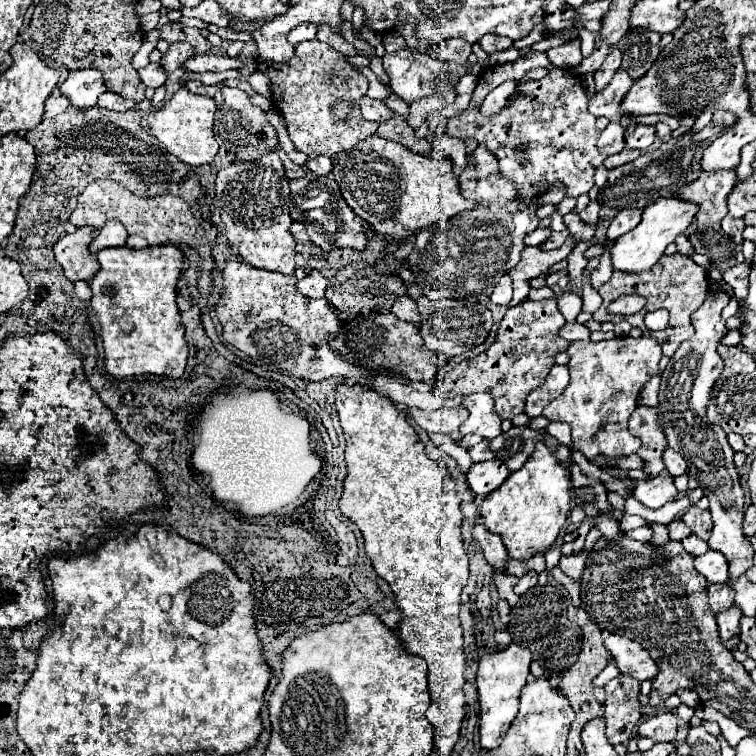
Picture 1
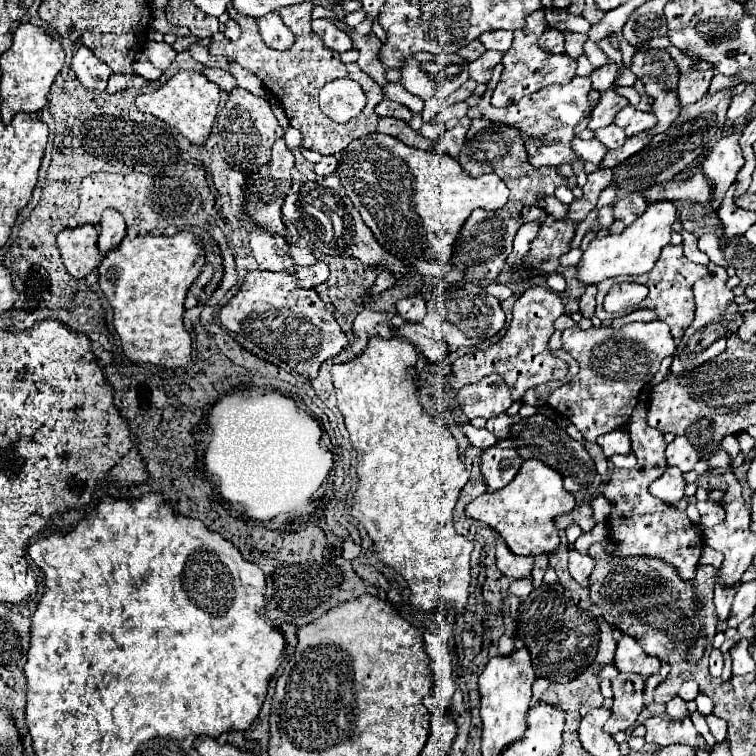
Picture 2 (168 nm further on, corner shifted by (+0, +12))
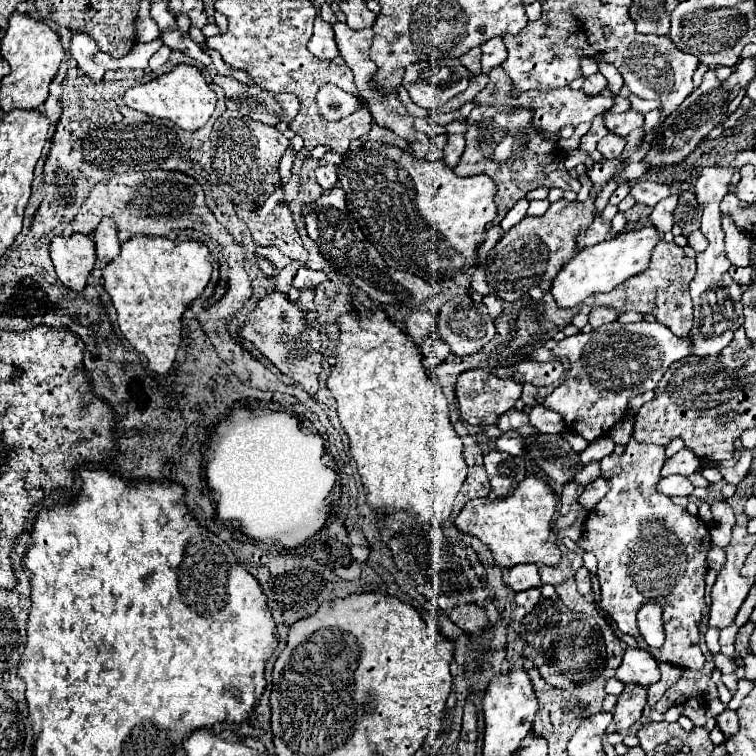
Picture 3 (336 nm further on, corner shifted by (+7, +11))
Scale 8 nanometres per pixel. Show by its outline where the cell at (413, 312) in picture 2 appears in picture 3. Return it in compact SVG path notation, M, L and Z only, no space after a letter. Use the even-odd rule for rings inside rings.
M425 311L425 313L413 313L407 317L407 333L415 339L415 343L421 343L425 337L429 337L437 329L437 315Z

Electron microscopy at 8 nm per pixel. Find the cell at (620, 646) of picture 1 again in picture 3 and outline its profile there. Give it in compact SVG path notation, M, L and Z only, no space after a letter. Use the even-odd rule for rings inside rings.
M629 647L623 655L623 663L617 669L615 677L625 685L635 683L635 685L649 687L659 681L659 667L655 657L651 657L651 653L647 653L645 649Z

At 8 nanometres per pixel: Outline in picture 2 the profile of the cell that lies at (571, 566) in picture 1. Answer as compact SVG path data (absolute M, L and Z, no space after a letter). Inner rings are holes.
M570 550L570 574L576 582L584 582L594 568L594 560L588 554L580 554L578 550Z

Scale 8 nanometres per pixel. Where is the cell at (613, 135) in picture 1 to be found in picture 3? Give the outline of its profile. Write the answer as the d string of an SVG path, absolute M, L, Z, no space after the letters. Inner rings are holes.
M613 133L605 135L605 137L599 141L599 145L597 145L597 151L599 151L605 159L619 159L621 153L623 153L623 149L625 149L625 139L615 137Z

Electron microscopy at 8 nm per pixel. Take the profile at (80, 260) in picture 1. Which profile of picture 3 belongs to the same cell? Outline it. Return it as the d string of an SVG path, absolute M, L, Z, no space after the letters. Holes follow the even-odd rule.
M75 233L71 237L53 237L49 251L61 283L73 291L83 291L97 261L95 243L87 235Z

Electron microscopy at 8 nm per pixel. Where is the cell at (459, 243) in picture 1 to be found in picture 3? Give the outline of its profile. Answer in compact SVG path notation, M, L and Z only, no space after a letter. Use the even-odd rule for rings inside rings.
M477 105L473 107L467 119L467 133L465 133L465 153L455 167L455 175L463 177L463 171L483 171L489 175L497 187L498 213L489 227L499 224L506 213L523 199L531 189L541 185L545 187L559 187L563 191L579 191L581 183L577 177L571 177L565 169L565 151L561 151L555 143L543 137L533 125L533 113L525 107L493 107L493 105Z

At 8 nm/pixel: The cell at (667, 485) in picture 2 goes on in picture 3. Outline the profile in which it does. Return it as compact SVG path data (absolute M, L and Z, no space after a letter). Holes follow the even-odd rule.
M671 475L671 477L661 479L659 485L657 485L657 489L659 489L659 493L663 493L667 497L675 497L675 495L689 497L695 487L691 485L691 481L687 477L683 477L683 475Z

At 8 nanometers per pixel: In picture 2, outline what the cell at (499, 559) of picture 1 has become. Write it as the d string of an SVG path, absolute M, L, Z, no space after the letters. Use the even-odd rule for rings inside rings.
M496 536L496 566L504 576L518 580L530 576L532 558L514 556L514 552L510 552L506 542L500 536Z

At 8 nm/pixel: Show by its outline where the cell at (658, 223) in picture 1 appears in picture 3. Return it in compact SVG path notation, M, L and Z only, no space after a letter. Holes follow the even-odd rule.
M643 227L639 231L621 233L613 239L597 243L595 247L581 249L571 261L567 261L561 267L561 271L557 273L557 277L551 283L551 295L553 295L555 303L563 309L569 309L569 307L581 305L587 297L591 297L595 293L613 291L625 279L647 269L651 253L653 253L655 245L659 243L659 239L661 239L661 235L655 227Z

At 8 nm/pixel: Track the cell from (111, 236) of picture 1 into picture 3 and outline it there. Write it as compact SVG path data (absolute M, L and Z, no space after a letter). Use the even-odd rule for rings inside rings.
M105 217L93 233L93 241L97 245L97 259L103 263L113 261L119 255L121 241L117 239L117 225L109 217Z

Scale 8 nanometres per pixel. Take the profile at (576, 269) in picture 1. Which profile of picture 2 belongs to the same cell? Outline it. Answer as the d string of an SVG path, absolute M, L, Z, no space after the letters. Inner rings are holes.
M612 204L600 208L600 212L598 212L598 228L610 228L612 222L614 222L614 216L612 216Z

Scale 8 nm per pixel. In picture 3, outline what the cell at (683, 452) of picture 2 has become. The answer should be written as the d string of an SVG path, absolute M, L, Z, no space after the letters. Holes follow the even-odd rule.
M681 449L679 453L675 453L673 457L669 457L661 469L661 475L663 477L669 477L669 475L691 475L699 469L701 465L701 459L691 451L691 449Z

